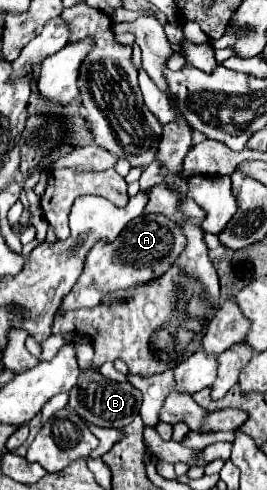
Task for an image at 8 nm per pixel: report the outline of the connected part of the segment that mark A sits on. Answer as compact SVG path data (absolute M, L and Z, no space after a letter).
M154 214L132 220L114 242L98 242L90 250L84 272L70 290L70 294L64 298L60 310L66 312L78 308L92 308L102 302L102 292L106 294L118 288L128 288L132 284L144 284L148 280L162 276L172 266L172 262L180 256L184 246L186 246L186 236L182 228L174 224L170 218L162 214Z

